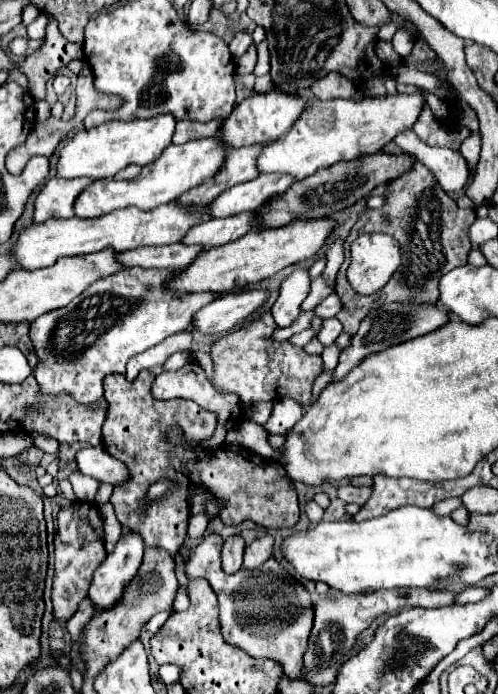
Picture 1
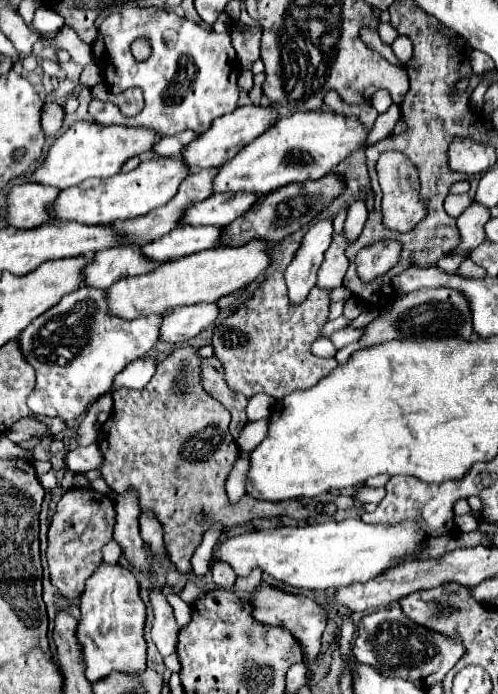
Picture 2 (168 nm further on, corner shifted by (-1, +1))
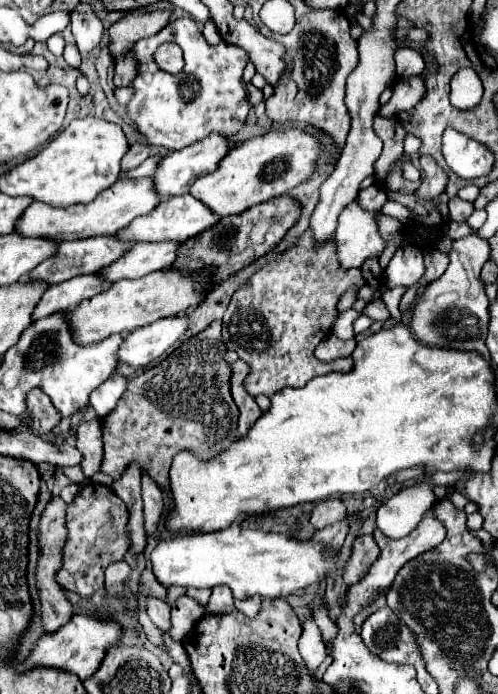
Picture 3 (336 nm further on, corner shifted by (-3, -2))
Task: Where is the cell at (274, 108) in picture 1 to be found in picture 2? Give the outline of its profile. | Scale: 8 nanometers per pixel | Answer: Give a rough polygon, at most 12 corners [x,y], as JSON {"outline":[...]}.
{"outline":[[241,105],[183,153],[189,167],[221,167],[273,127],[273,105]]}

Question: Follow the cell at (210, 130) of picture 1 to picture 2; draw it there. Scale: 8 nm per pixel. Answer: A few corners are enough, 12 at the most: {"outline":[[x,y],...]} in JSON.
{"outline":[[197,133],[161,137],[155,153],[161,157],[181,157],[181,151],[197,139]]}

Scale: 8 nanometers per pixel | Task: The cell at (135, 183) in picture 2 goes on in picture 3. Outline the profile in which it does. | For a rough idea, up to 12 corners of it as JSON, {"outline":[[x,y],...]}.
{"outline":[[121,178],[87,204],[31,202],[15,222],[55,242],[117,234],[151,212],[151,178]]}

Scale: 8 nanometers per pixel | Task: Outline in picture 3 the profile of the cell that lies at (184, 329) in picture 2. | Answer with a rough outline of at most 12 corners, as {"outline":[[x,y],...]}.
{"outline":[[183,314],[129,332],[117,362],[145,366],[175,350]]}

